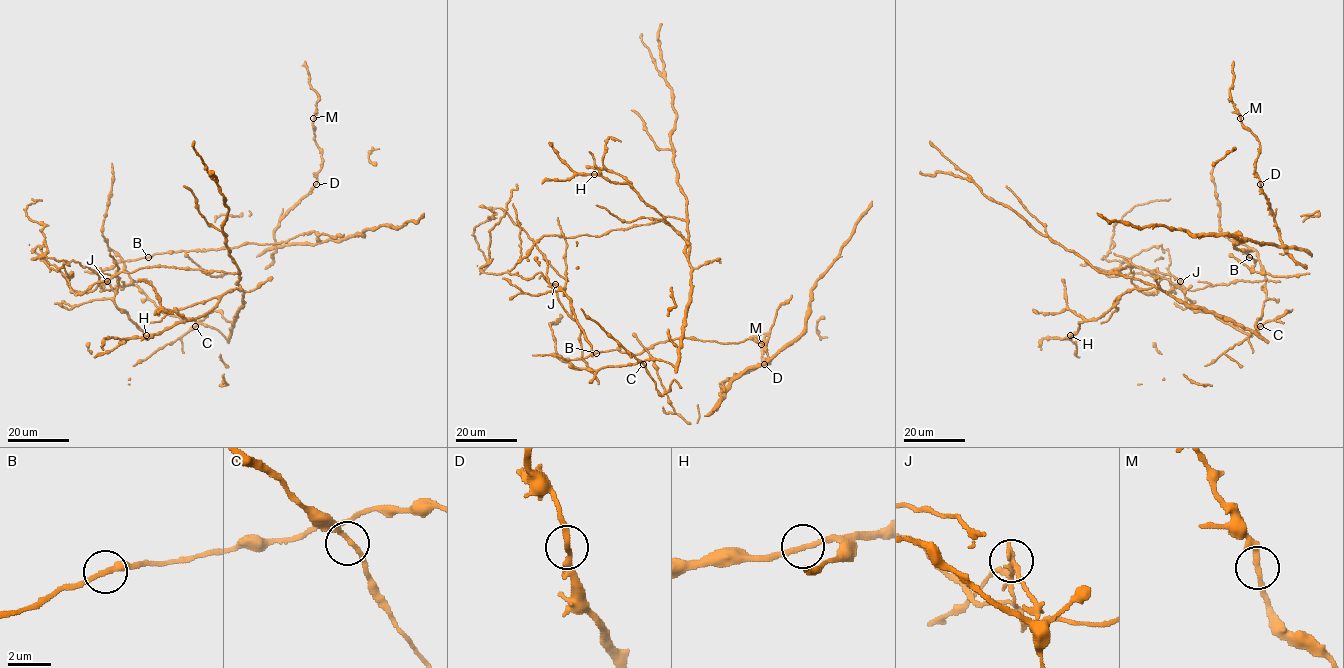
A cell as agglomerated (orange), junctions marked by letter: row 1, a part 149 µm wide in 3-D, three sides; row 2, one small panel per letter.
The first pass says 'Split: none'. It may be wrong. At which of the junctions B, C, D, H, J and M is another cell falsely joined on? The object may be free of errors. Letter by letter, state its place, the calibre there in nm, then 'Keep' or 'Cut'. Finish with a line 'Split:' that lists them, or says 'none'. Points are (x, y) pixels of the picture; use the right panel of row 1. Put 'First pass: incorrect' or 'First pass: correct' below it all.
B: Place: (1249, 257). Thickness 260 nm. Keep
C: Place: (1260, 326). Thickness 220 nm. Keep
D: Place: (1260, 184). Thickness 260 nm. Keep
H: Place: (1070, 335). Thickness 240 nm. Keep
J: Place: (1180, 281). Thickness 240 nm. Cut
M: Place: (1240, 118). Thickness 260 nm. Keep
Split: J
First pass: incorrect

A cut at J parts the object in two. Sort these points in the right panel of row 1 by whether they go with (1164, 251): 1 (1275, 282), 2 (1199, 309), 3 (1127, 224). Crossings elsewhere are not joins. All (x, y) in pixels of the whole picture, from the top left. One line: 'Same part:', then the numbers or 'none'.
Same part: 1

